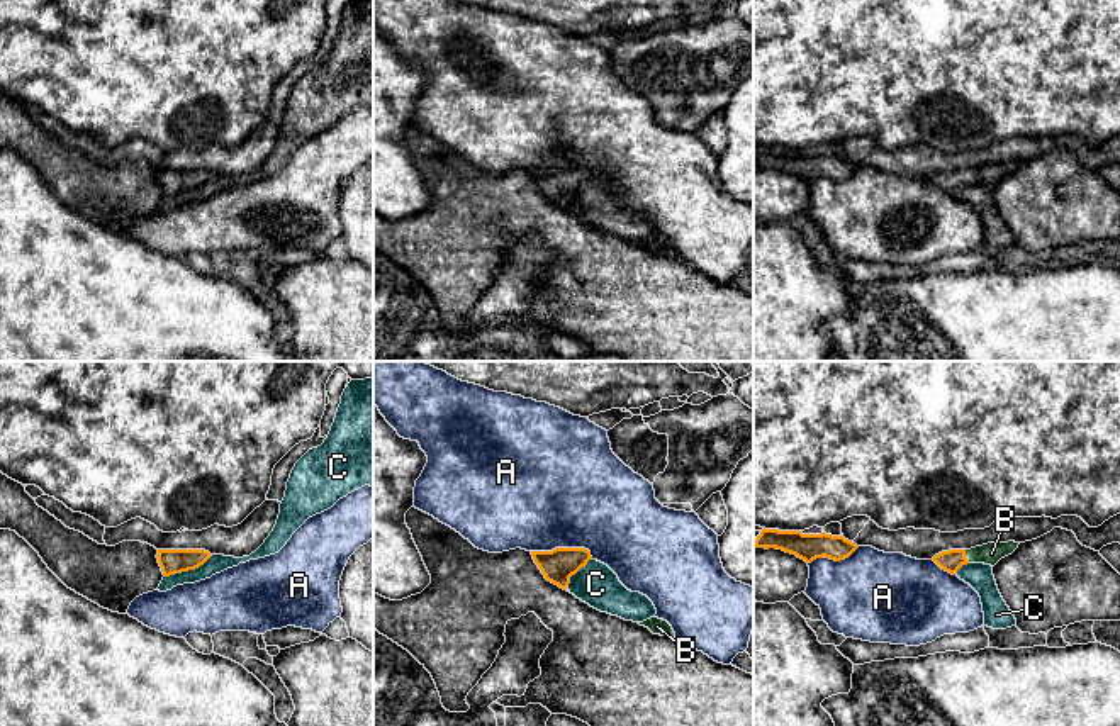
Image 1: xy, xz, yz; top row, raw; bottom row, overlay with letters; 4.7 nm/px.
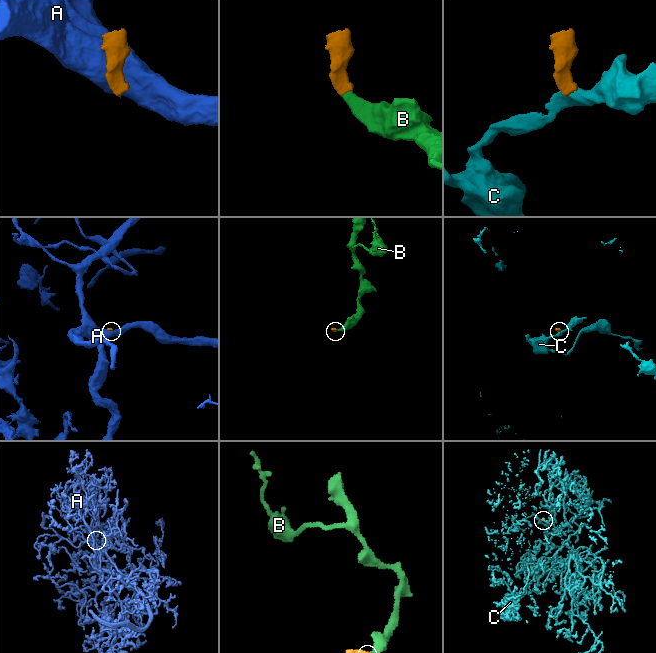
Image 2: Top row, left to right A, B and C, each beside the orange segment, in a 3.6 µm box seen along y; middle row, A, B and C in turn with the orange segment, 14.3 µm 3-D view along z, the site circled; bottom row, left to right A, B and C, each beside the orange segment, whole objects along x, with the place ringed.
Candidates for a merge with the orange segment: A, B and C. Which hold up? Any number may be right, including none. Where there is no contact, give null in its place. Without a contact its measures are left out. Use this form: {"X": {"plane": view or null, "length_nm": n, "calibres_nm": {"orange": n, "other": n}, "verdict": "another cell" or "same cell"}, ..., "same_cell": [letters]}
{"A": {"plane": "xz", "length_nm": 300, "calibres_nm": {"orange": 160, "other": 500}, "verdict": "another cell"}, "B": {"plane": "yz", "length_nm": 70, "calibres_nm": {"orange": 100, "other": 100}, "verdict": "same cell"}, "C": {"plane": "xy", "length_nm": 260, "calibres_nm": {"orange": 120, "other": 90}, "verdict": "another cell"}, "same_cell": ["B"]}

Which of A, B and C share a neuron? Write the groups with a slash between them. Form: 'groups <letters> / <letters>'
groups A / B / C

